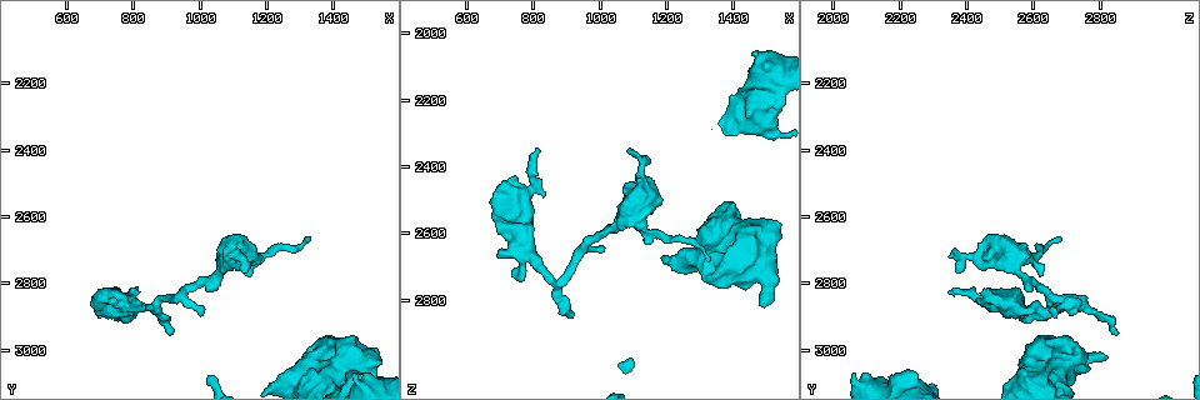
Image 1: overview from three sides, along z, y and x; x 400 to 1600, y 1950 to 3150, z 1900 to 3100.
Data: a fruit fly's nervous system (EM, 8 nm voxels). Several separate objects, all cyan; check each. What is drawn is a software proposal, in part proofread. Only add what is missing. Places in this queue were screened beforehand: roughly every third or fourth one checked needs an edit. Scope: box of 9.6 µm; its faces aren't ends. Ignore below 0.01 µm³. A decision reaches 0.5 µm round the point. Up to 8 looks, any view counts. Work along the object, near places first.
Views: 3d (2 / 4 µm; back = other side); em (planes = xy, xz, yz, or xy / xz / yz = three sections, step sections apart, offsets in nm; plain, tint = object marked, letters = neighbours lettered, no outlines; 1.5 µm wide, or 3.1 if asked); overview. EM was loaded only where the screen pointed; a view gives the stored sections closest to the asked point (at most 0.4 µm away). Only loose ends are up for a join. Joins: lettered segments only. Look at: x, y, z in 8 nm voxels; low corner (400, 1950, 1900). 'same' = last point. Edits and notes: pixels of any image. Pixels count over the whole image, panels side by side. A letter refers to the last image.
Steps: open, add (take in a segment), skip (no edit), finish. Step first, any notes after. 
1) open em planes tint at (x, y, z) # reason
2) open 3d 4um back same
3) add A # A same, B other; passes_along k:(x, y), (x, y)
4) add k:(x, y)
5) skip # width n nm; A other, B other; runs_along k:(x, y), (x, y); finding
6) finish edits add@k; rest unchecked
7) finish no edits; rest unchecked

open 3d 4um at (810, 2830, 2350) # free end

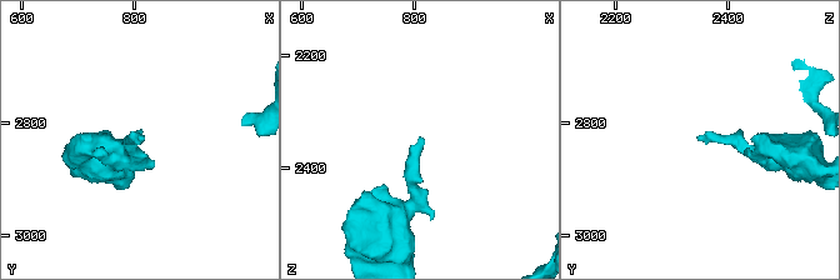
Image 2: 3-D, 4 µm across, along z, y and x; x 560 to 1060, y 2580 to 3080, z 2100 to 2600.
open em planes letters at (810, 2830, 2350) # need the tissue

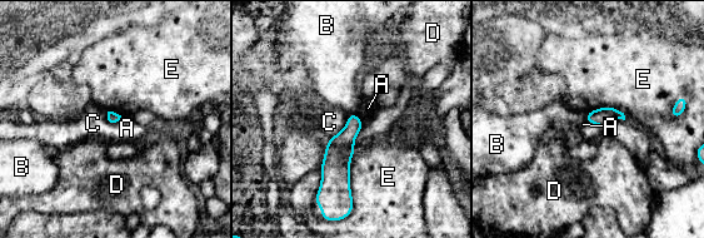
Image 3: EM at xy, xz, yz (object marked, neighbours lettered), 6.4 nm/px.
skip # A other, B other, C other, D other, E other; runs_along 3:(353, 117), (340, 147), (345, 196); none of them fits

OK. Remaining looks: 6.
open 3d 4um at (990, 2900, 2660) # tapers out

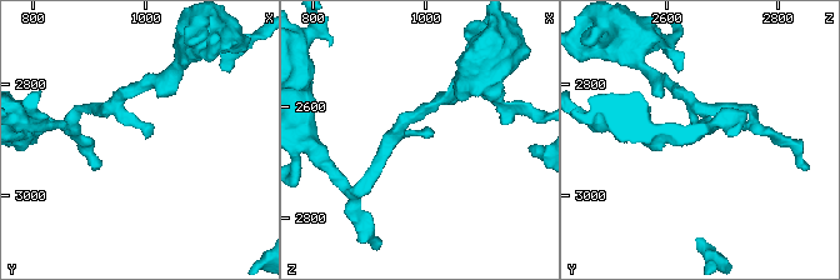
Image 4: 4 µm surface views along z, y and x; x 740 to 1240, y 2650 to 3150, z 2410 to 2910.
open em planes letters at (995, 2890, 2650) # now the EM

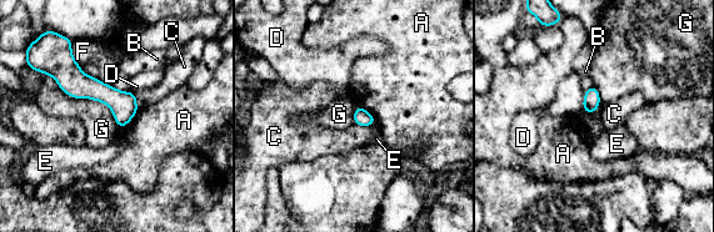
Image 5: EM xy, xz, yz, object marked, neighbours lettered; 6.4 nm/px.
skip # A other, B other, C other, D other, E other, F other, G other; border 5:(45, 74), (120, 127); no lettered segment goes on from it

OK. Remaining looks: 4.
open 3d 4um at (930, 2940, 2850) # free end

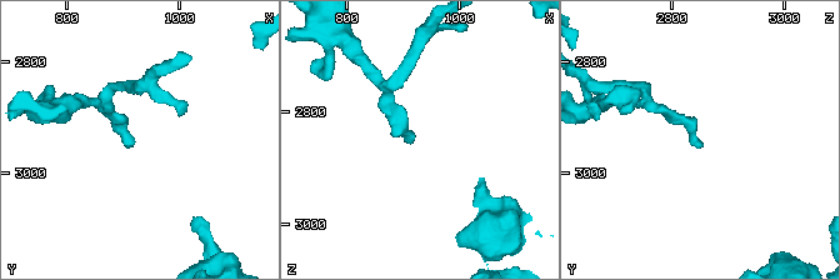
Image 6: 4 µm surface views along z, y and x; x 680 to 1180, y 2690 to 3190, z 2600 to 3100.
open em planes tint at (915, 2945, 2855)

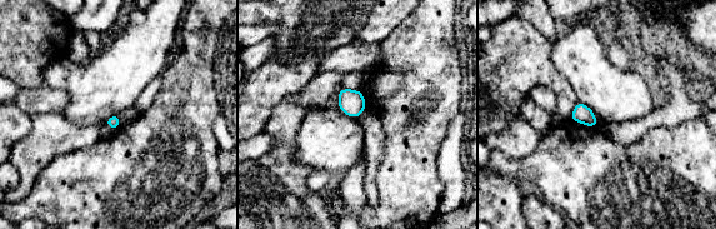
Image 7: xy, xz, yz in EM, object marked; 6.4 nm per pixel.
open em planes letters same

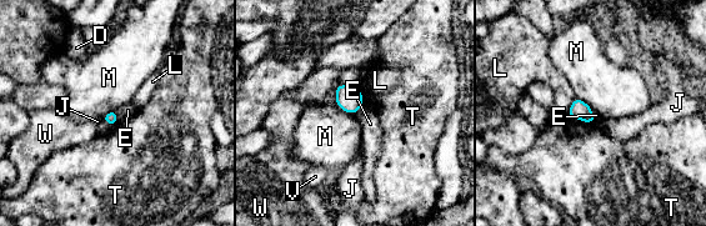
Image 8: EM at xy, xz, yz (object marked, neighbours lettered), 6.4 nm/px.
skip # longest_contact T 190 nm; D other, E other, J other, L other, M other, T other, V other, W other; no lettered segment goes on from it

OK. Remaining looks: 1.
finish no edits; rest unchecked

